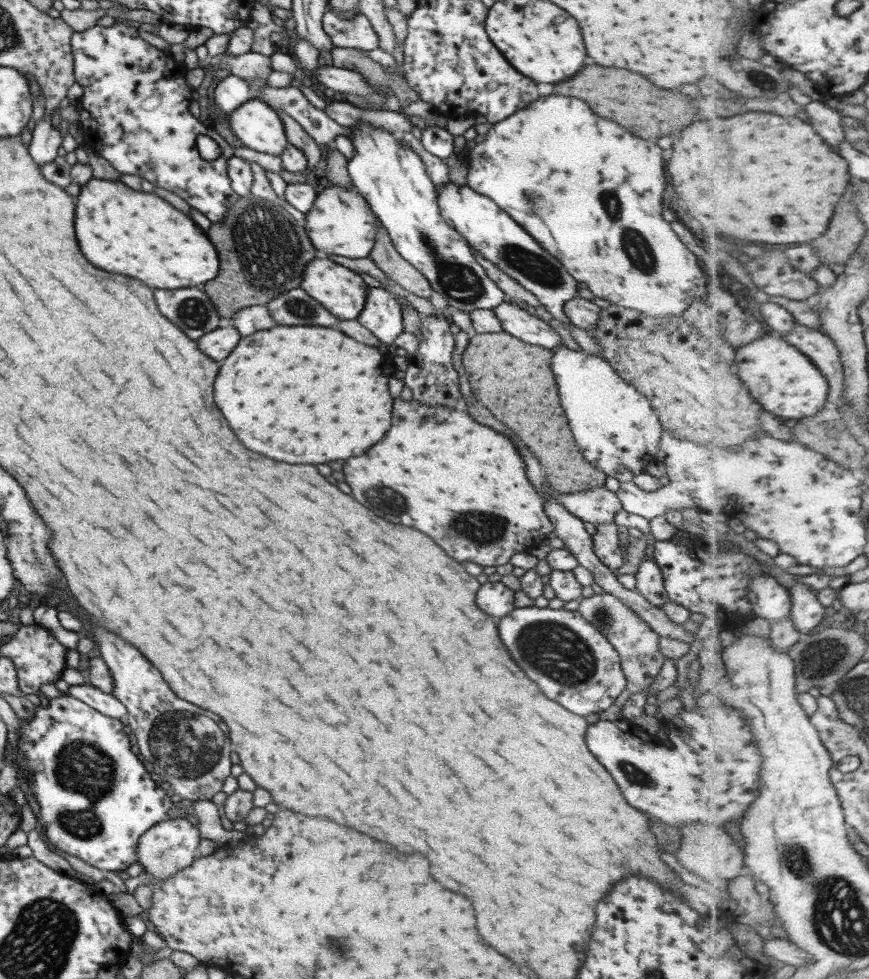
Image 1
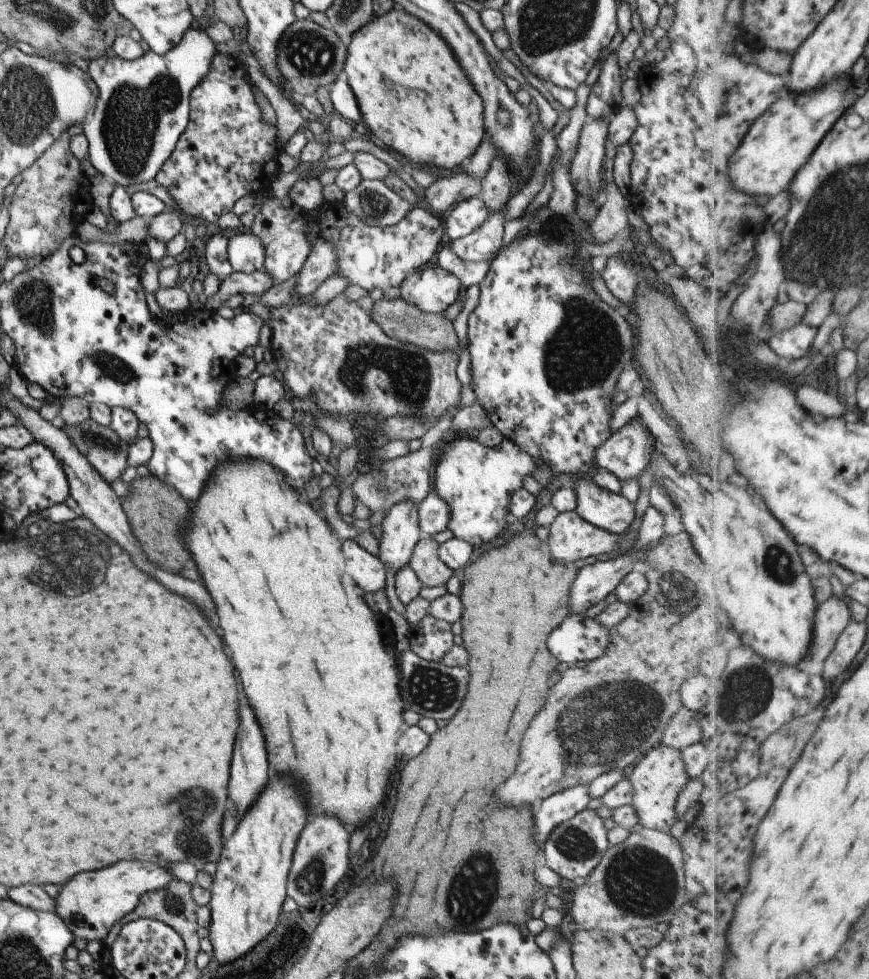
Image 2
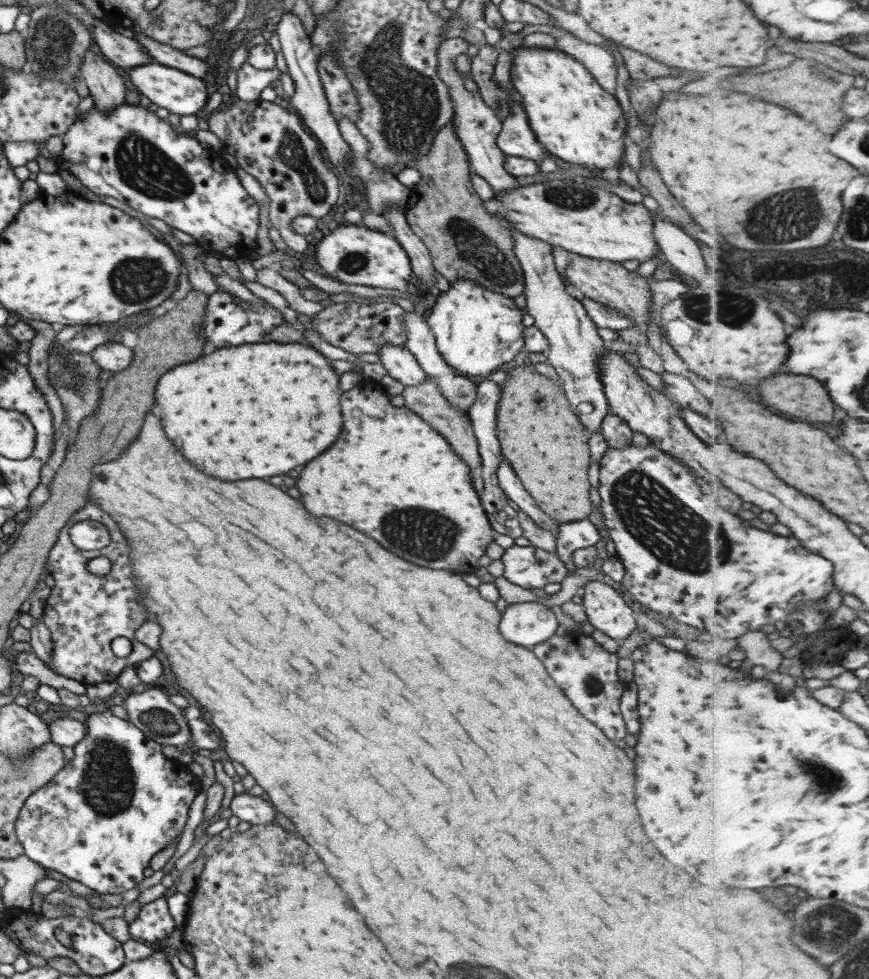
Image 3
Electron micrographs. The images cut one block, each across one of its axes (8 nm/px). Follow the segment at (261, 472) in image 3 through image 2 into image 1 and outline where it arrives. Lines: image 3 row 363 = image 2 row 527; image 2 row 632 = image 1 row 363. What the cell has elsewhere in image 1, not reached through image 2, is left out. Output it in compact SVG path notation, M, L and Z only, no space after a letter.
M275 326L239 340L219 366L213 400L247 450L287 464L327 464L359 456L383 438L391 424L393 404L387 392L389 374L393 374L393 366L377 348L359 344L337 330Z

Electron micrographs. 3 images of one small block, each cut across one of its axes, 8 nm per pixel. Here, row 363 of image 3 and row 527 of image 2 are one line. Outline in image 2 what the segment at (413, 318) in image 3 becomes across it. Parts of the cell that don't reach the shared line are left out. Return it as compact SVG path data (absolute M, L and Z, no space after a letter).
M434 489L429 490L429 494L418 506L417 520L421 539L433 537L447 528L449 508Z

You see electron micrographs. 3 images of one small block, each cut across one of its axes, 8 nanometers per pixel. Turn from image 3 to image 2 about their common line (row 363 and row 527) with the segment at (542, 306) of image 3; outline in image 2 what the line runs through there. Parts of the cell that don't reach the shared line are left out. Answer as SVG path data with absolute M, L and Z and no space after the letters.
M573 510L555 516L549 525L546 543L555 561L573 563L575 560L584 560L587 556L617 551L620 540L620 535L585 522Z

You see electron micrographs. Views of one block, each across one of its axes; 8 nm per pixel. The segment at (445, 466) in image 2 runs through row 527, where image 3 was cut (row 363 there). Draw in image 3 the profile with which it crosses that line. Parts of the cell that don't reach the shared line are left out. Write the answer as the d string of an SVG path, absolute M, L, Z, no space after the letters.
M457 278L447 291L437 292L425 323L434 336L441 358L459 373L479 378L485 378L502 364L512 362L513 356L524 346L524 326L521 309L511 299L465 278Z

